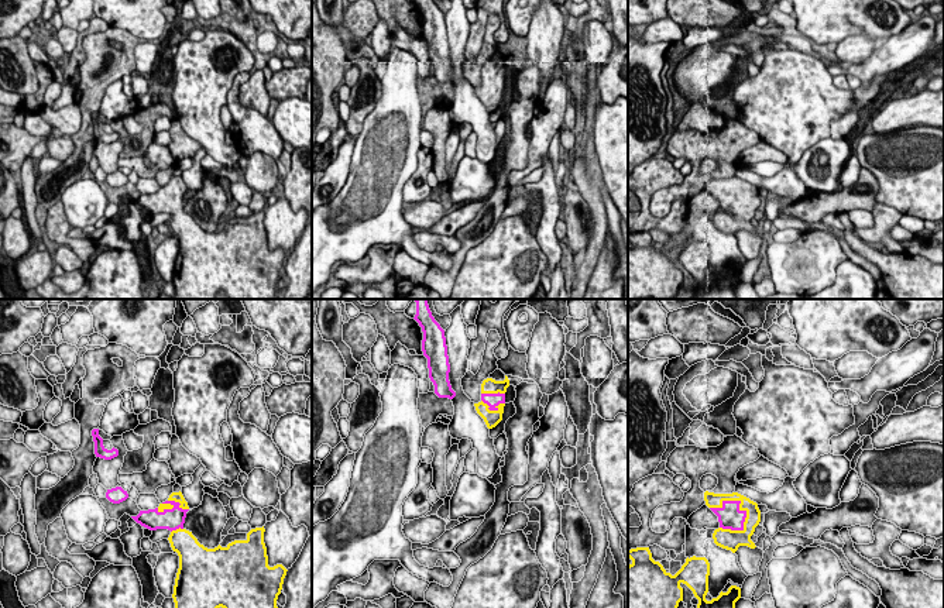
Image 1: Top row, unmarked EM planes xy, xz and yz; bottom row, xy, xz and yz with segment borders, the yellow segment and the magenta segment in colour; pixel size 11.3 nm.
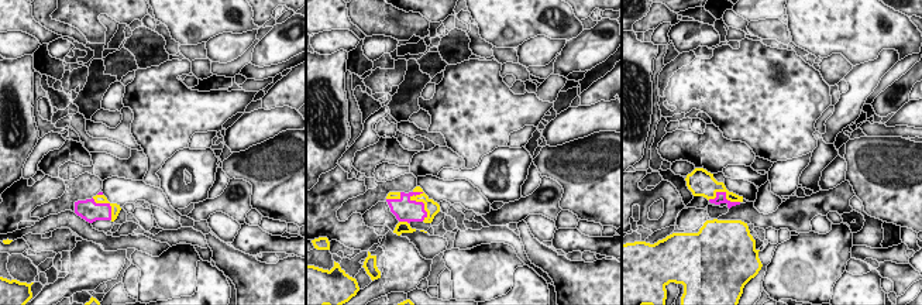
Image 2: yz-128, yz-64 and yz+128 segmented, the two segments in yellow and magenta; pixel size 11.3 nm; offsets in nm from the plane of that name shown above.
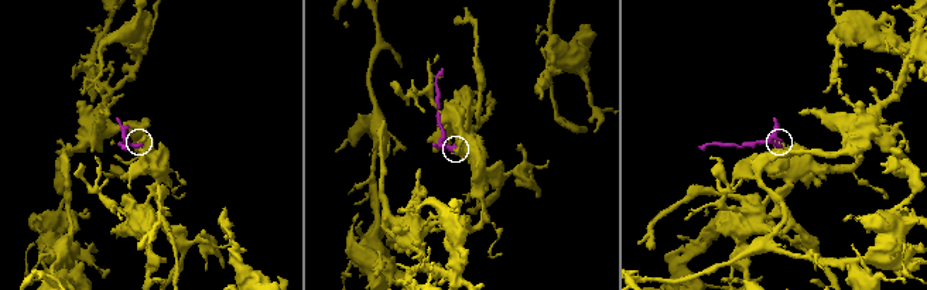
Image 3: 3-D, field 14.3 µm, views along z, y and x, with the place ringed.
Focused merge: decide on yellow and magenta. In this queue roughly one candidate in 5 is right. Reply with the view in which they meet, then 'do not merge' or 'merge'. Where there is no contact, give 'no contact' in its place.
contact in yz; merge

